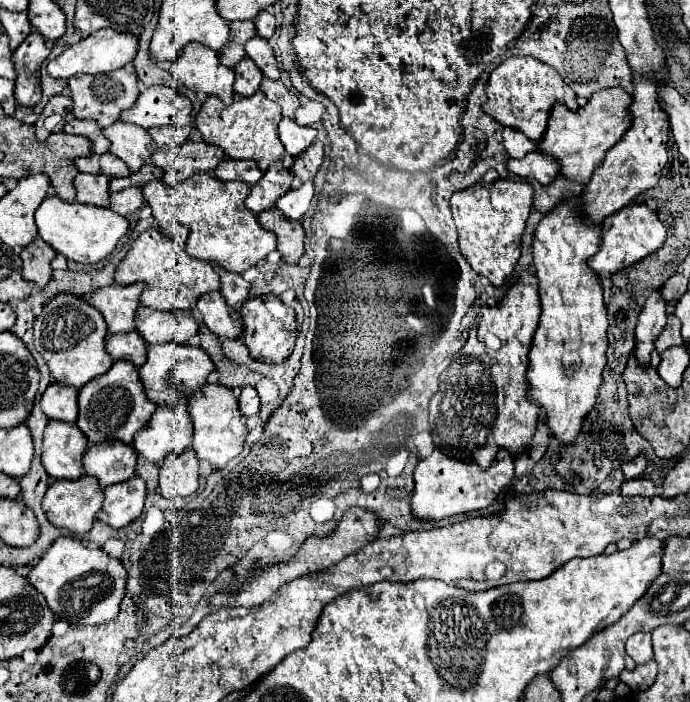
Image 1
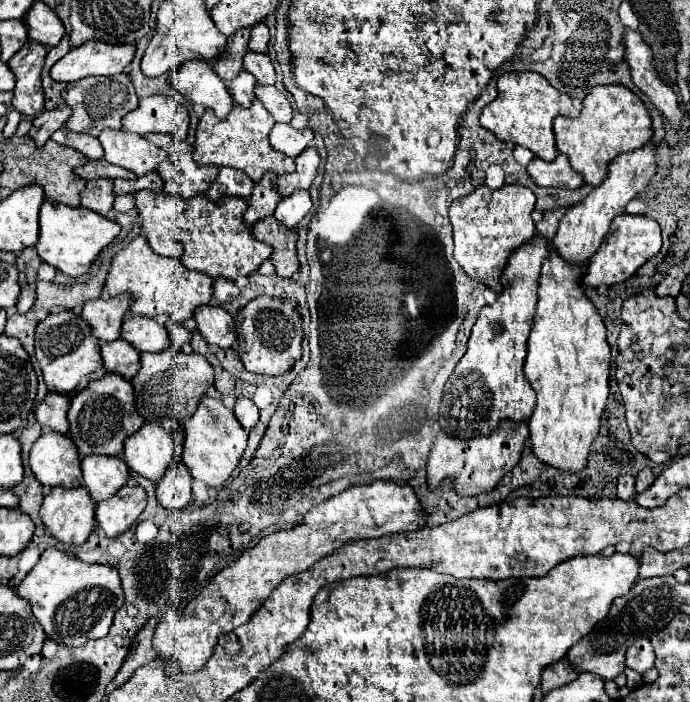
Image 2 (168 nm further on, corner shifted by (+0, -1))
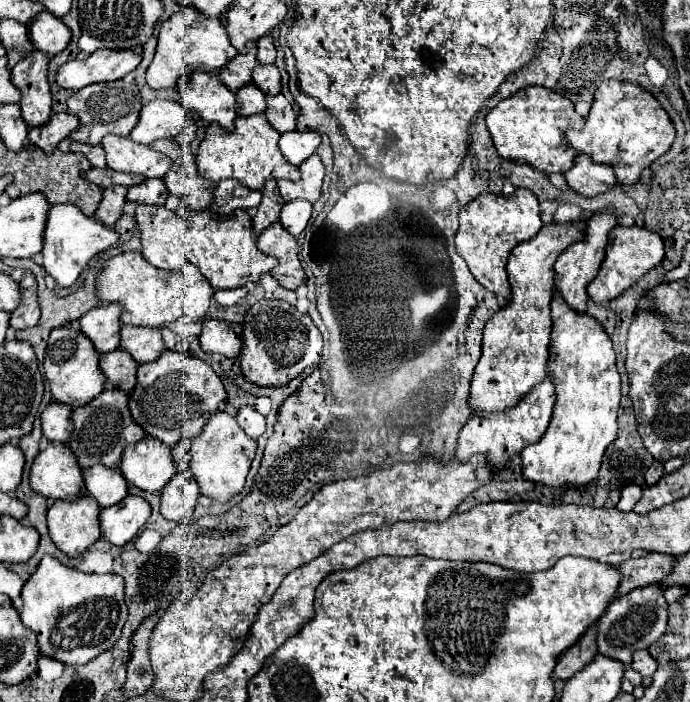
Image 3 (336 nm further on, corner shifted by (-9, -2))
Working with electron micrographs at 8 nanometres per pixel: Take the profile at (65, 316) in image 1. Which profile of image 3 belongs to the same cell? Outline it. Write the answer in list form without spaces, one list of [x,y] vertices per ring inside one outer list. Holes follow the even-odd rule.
[[[63,326],[59,330],[55,328],[51,332],[43,368],[45,378],[51,386],[53,400],[67,404],[69,408],[85,406],[107,388],[107,378],[103,378],[103,372],[99,368],[99,354],[95,352],[95,348],[91,348],[91,340],[87,340],[81,330],[73,330],[71,326]]]

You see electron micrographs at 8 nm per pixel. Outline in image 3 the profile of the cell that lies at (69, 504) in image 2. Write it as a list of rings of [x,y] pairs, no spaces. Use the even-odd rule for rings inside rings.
[[[91,496],[73,502],[55,500],[47,512],[47,526],[53,544],[69,558],[81,556],[101,536],[99,504]]]

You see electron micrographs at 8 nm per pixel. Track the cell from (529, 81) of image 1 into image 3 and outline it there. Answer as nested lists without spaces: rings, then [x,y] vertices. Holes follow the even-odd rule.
[[[525,88],[523,92],[499,102],[487,114],[487,128],[499,156],[513,162],[521,160],[545,174],[565,174],[573,166],[577,152],[567,146],[565,130],[581,130],[583,124],[585,120],[575,112],[573,102],[557,92],[549,92],[547,88]]]

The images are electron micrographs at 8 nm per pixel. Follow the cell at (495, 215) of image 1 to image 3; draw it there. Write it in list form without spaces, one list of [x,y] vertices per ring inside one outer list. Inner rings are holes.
[[[517,188],[513,196],[483,194],[459,212],[459,230],[455,236],[457,254],[467,262],[469,272],[483,288],[509,300],[511,288],[505,272],[507,258],[517,244],[533,238],[541,230],[541,226],[543,222],[539,202],[531,190]]]

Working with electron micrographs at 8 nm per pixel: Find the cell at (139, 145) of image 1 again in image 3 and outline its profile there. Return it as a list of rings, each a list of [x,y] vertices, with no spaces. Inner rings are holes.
[[[107,134],[101,146],[107,154],[107,166],[115,172],[143,174],[145,178],[163,178],[171,168],[171,158],[151,150],[145,144],[137,144],[131,138]]]

